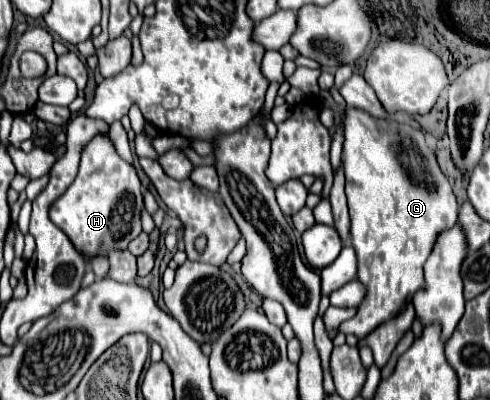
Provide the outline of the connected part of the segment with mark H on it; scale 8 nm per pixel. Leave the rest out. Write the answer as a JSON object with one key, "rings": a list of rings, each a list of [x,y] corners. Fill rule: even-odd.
{"rings":[[[98,133],[84,145],[76,179],[50,207],[50,219],[92,259],[94,255],[104,255],[104,249],[126,249],[142,233],[142,209],[142,183],[136,169],[116,153],[108,135]]]}

